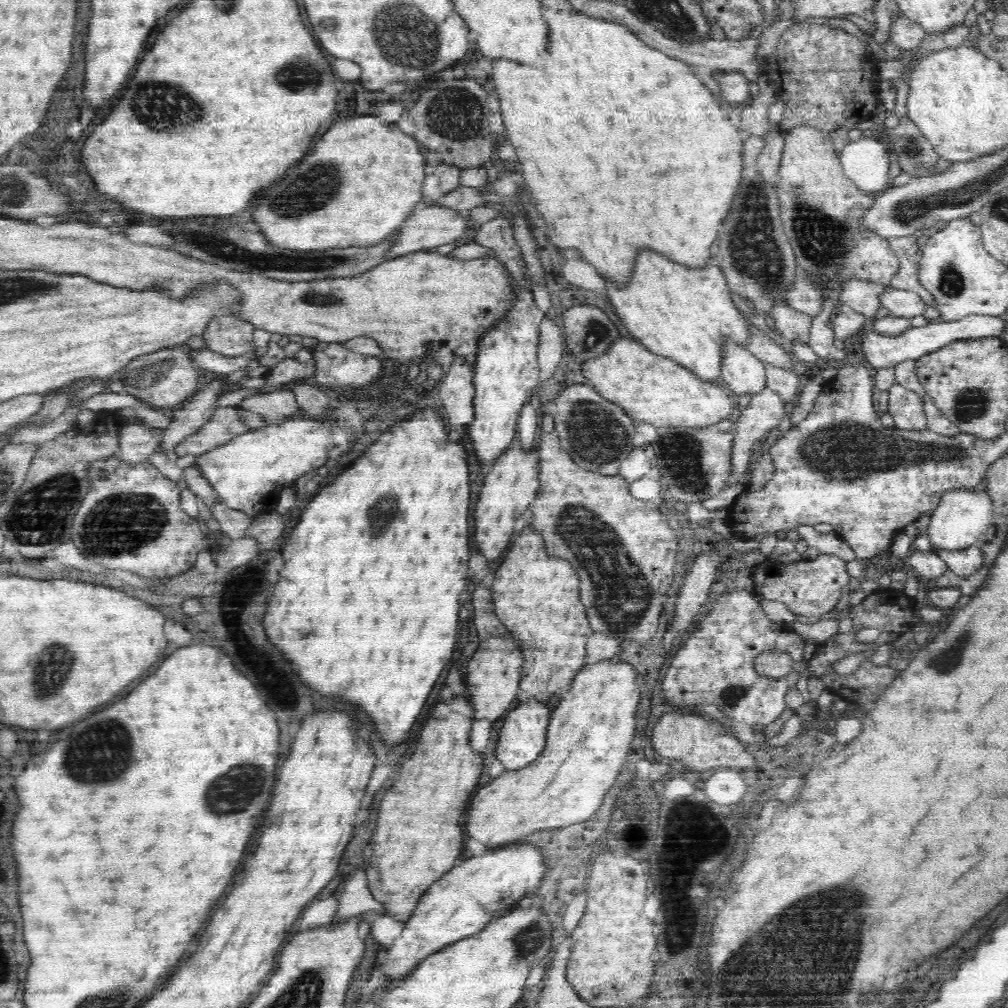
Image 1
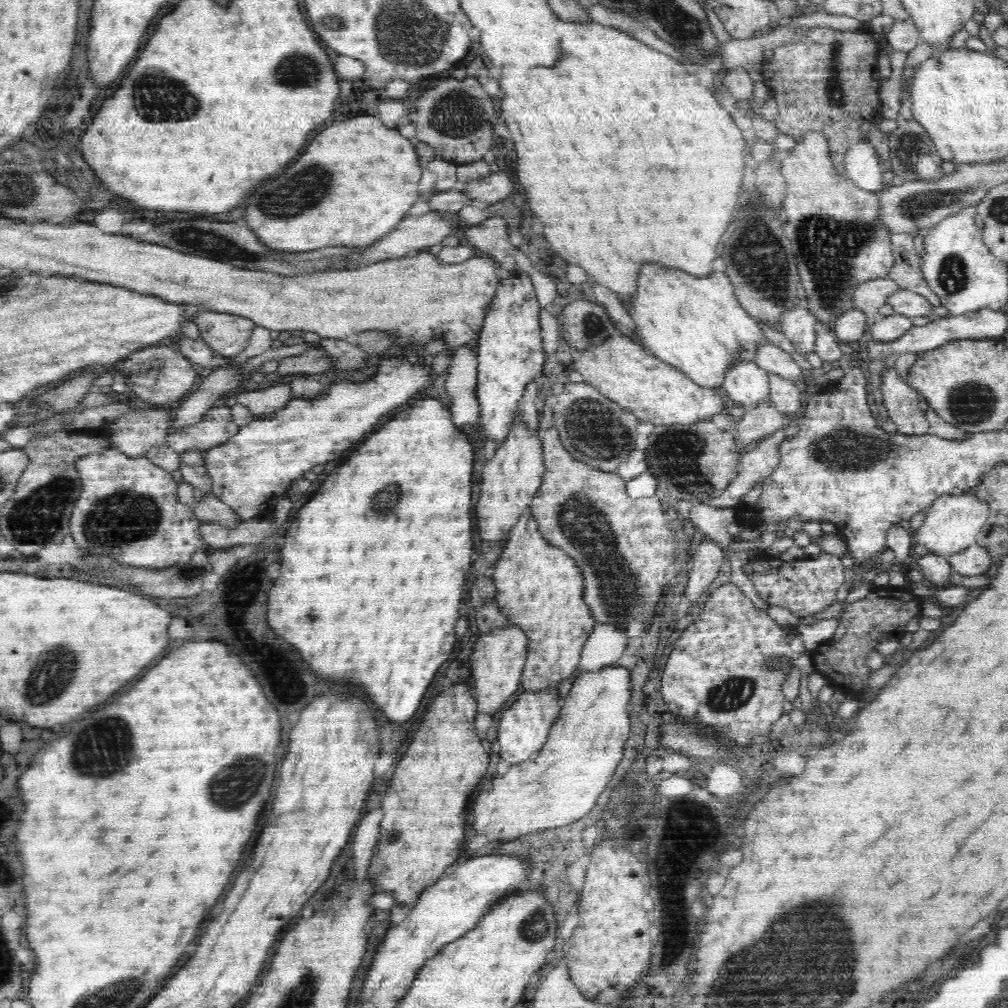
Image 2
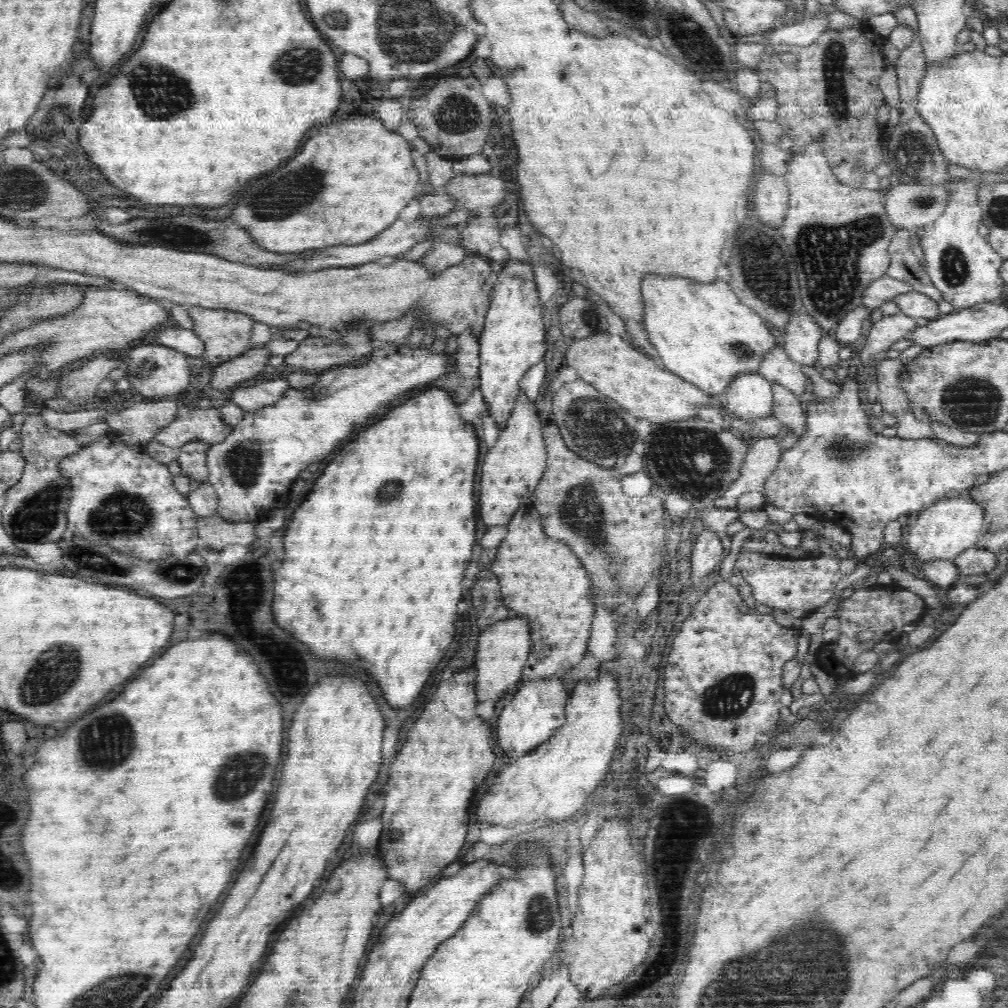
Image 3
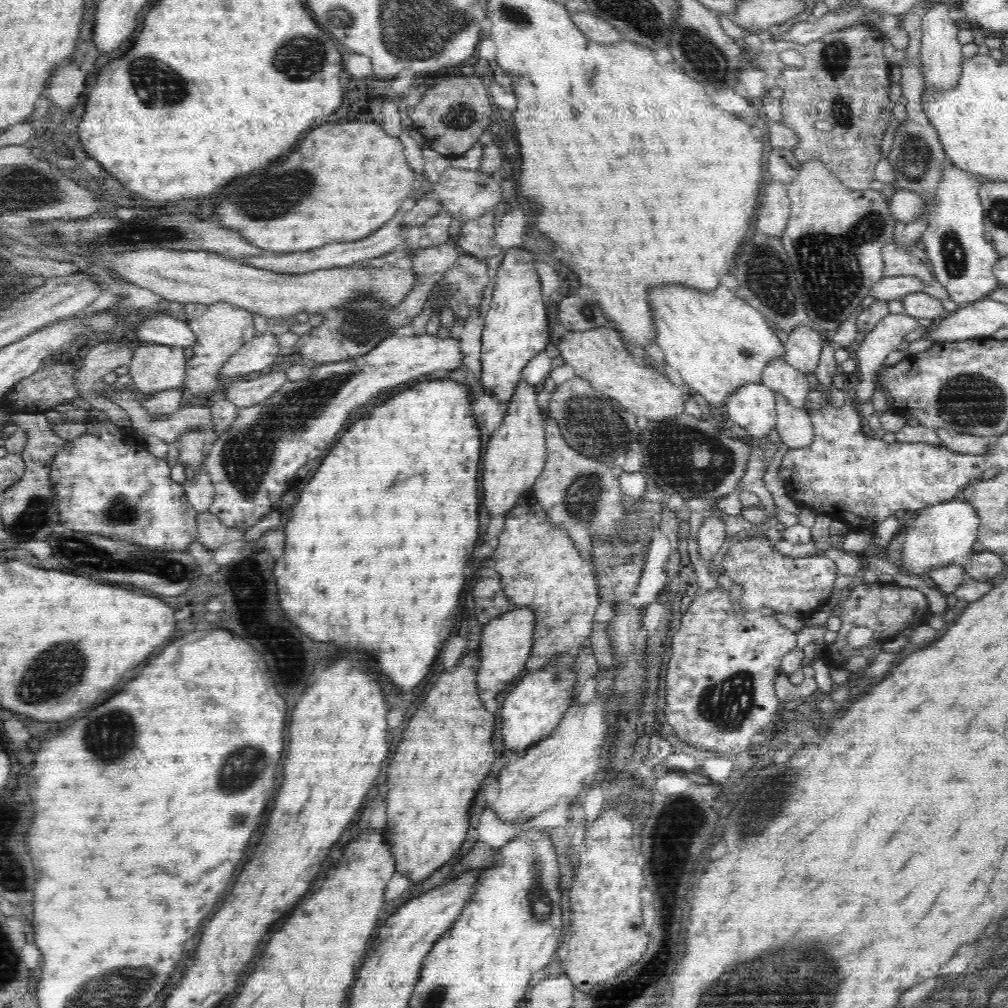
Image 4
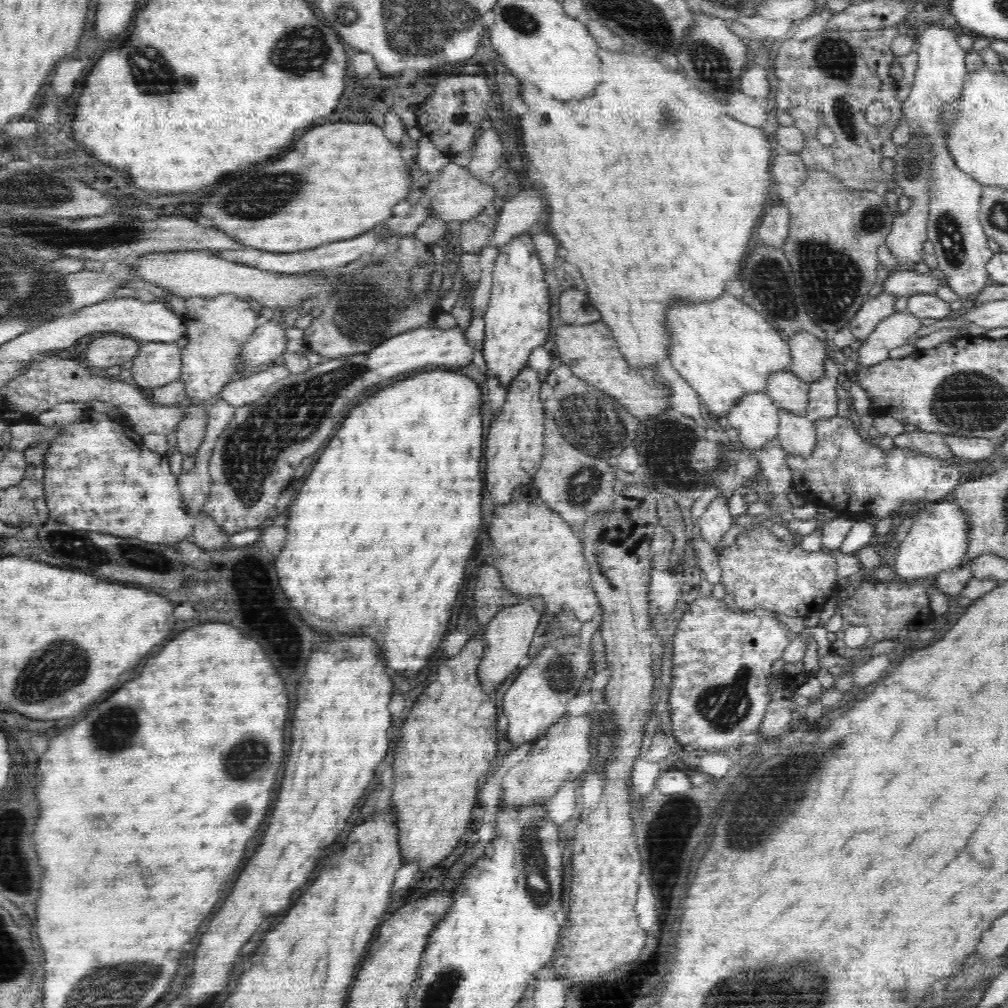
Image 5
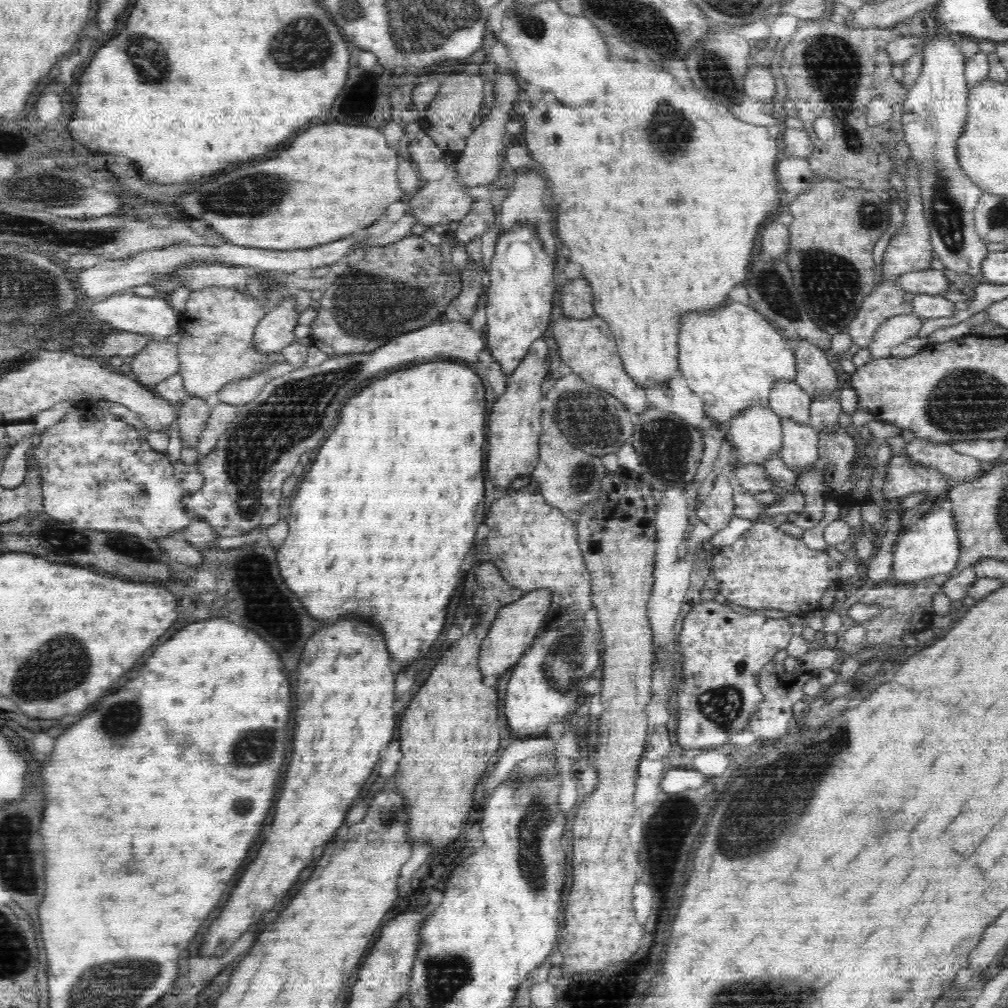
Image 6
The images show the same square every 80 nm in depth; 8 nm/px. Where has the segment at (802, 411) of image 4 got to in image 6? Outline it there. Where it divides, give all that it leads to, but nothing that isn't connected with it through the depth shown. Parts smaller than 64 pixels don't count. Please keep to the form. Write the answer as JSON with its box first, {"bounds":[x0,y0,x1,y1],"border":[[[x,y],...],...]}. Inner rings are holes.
{"bounds":[781,418,818,474],"border":[[[790,418],[781,420],[783,434],[781,453],[782,461],[792,474],[807,472],[818,460],[818,433],[809,423],[799,423]]]}

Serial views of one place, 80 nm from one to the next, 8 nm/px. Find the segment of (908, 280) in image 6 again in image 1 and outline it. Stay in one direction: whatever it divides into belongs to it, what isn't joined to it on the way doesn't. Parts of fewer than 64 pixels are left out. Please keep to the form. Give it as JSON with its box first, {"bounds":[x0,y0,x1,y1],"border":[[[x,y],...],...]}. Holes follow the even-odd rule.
{"bounds":[841,280,888,320],"border":[[[848,280],[844,285],[841,299],[845,307],[862,313],[866,318],[875,320],[876,311],[881,306],[879,296],[884,294],[888,288],[888,284]]]}

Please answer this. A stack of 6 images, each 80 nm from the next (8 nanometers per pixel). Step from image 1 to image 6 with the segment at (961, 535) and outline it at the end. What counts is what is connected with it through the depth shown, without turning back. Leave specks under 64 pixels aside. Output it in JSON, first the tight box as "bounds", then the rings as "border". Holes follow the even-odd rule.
{"bounds":[892,500,960,585],"border":[[[942,500],[909,529],[902,531],[902,538],[898,538],[894,544],[892,574],[904,585],[930,579],[934,574],[942,576],[955,568],[958,554],[960,546],[956,536],[956,521],[952,518],[948,504]]]}

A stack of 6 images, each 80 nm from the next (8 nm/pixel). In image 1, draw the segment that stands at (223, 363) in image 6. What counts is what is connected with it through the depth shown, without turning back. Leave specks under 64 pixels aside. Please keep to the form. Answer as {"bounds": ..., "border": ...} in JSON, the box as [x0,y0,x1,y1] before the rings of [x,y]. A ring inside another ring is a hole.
{"bounds":[203,314,255,356],"border":[[[220,314],[205,324],[203,339],[207,348],[224,356],[244,355],[254,349],[255,326],[236,314]]]}

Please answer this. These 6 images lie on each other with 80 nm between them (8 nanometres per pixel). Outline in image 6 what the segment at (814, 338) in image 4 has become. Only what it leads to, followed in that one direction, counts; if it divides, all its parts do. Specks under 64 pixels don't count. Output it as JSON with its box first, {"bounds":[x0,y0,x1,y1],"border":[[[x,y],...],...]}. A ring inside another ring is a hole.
{"bounds":[791,340,838,398],"border":[[[808,340],[795,341],[791,346],[796,356],[797,385],[810,398],[822,393],[836,393],[838,376],[825,352]]]}

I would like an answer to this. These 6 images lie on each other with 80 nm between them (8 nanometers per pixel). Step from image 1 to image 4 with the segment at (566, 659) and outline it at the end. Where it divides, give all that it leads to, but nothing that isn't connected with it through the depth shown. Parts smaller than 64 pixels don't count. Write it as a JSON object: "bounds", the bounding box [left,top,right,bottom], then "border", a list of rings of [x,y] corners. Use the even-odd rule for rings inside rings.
{"bounds":[490,491,601,672],"border":[[[532,491],[521,496],[516,508],[508,512],[504,534],[500,536],[496,554],[490,558],[494,560],[493,569],[500,575],[501,587],[506,598],[509,598],[516,608],[532,606],[535,609],[533,646],[530,658],[525,664],[526,672],[529,672],[544,670],[545,664],[550,662],[552,656],[558,652],[564,650],[570,650],[576,654],[579,652],[577,648],[582,646],[582,642],[589,638],[593,631],[592,624],[594,624],[595,612],[601,598],[598,594],[592,562],[582,560],[580,552],[574,548],[566,532],[552,528],[552,522],[548,522],[546,512],[538,506],[538,501]]]}

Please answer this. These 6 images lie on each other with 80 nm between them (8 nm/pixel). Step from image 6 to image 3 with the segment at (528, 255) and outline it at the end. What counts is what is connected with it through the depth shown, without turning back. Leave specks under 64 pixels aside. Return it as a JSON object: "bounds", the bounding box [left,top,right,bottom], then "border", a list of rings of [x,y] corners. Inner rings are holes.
{"bounds":[477,259,547,430],"border":[[[508,259],[498,274],[493,289],[492,300],[479,336],[480,367],[477,385],[482,392],[482,398],[488,403],[492,421],[500,430],[504,430],[505,423],[512,415],[517,395],[520,395],[520,382],[528,368],[544,359],[547,352],[544,348],[546,336],[539,292],[531,265],[526,261]]]}

